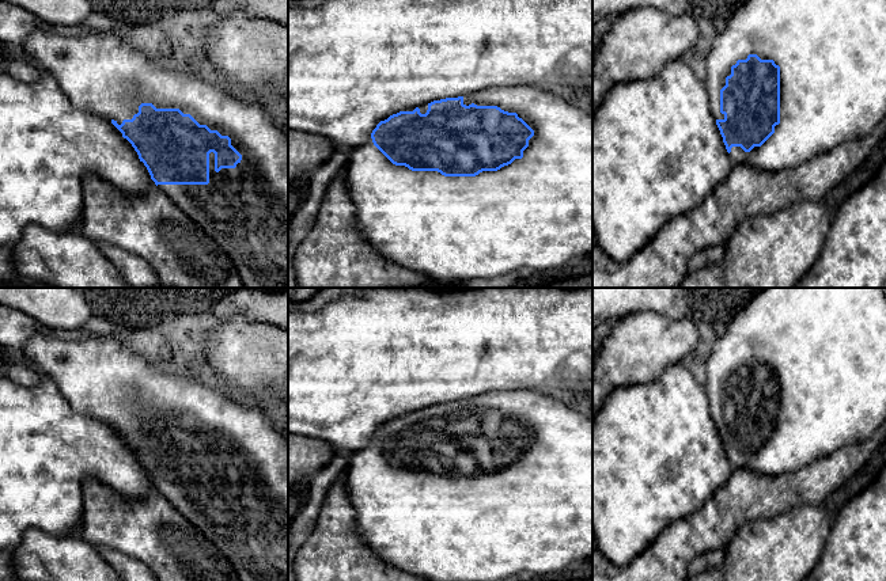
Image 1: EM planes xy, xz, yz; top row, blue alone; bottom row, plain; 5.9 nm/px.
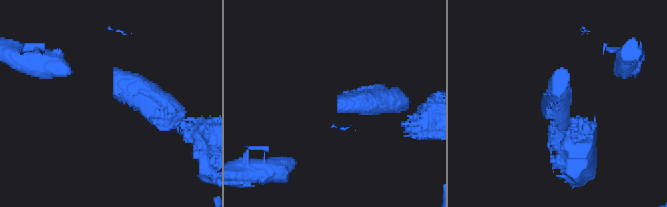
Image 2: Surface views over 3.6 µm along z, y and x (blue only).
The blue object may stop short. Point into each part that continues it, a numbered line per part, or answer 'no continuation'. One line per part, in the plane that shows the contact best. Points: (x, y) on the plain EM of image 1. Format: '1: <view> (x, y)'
1: xy (245, 513)

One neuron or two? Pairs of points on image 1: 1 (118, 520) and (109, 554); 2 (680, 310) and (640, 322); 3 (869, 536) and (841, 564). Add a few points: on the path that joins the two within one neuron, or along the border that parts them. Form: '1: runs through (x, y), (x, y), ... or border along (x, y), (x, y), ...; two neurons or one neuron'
1: border along (99, 546), (108, 546), (140, 561); two neurons
2: border along (688, 312), (676, 319), (651, 311), (632, 314); two neurons
3: runs through (862, 543), (848, 557); one neuron

